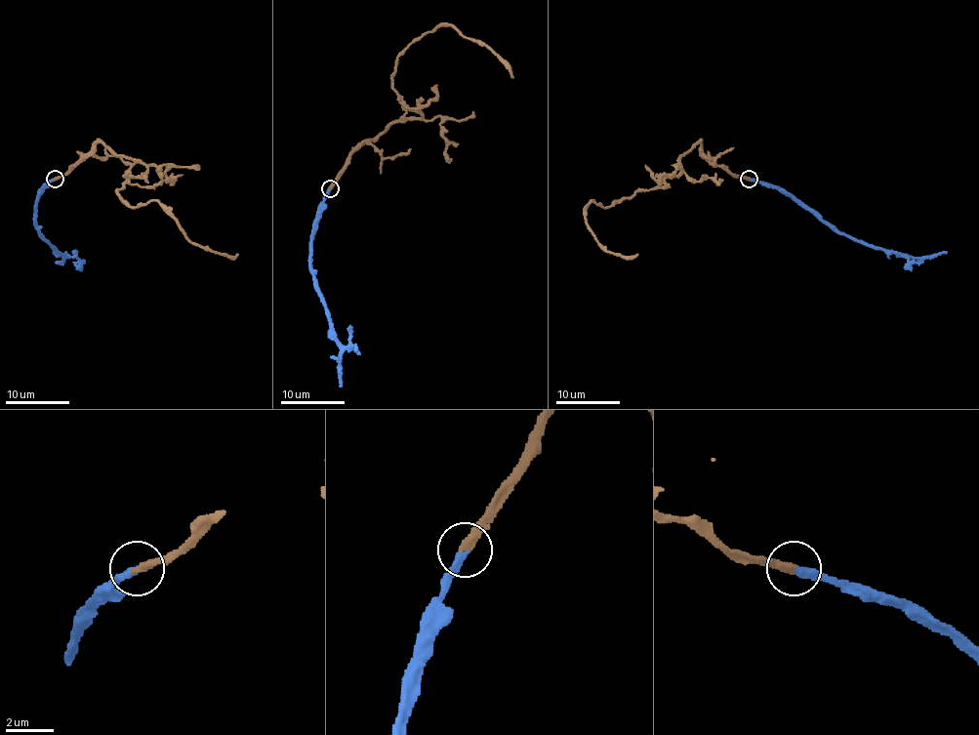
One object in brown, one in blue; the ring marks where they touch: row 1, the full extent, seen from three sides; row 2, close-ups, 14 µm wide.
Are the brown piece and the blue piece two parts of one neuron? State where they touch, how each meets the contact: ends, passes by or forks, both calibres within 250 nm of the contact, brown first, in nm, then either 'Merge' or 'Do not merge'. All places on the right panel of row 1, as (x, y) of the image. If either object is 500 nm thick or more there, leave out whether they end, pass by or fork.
Place: (749, 179). At the ring brown ends. At the ring blue ends. Thickness 360 nm (brown) against 280 nm. Merge

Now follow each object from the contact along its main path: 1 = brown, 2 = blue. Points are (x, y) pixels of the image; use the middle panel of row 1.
1: (329, 188), (364, 142), (422, 116), (398, 96), (391, 73), (427, 33), (454, 26), (513, 78)
2: (329, 190), (311, 241), (313, 278), (341, 350), (342, 386)

